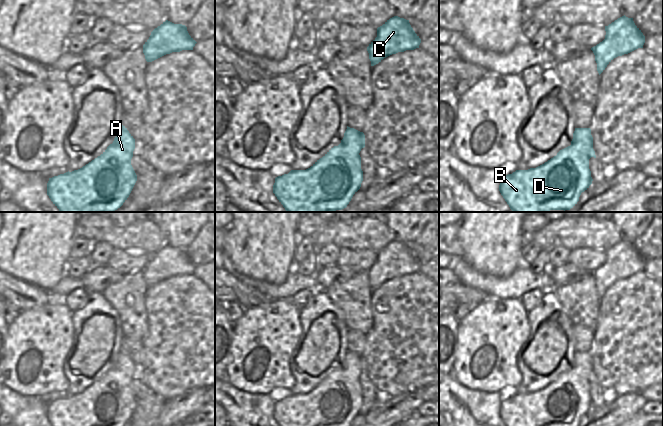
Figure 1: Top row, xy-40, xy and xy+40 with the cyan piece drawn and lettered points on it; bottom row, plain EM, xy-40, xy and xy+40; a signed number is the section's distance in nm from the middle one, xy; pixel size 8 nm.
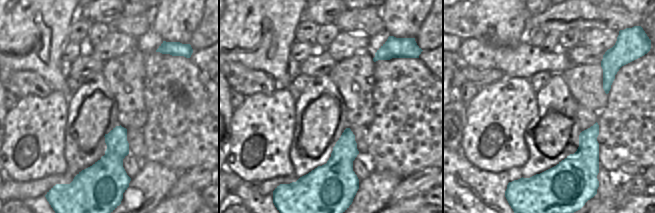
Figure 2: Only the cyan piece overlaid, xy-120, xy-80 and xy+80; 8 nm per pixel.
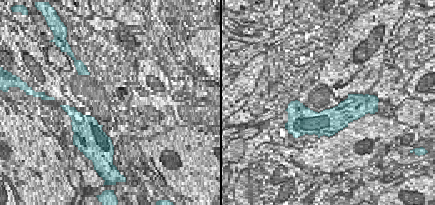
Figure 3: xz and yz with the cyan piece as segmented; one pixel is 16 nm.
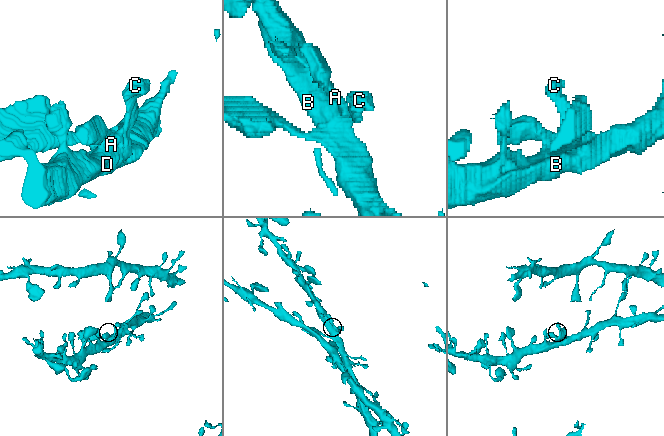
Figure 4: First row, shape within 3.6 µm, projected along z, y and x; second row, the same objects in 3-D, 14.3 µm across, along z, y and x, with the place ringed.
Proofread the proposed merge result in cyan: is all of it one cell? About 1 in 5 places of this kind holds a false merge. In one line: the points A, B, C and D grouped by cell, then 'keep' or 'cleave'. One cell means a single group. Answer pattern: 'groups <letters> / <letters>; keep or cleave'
groups A B C D; keep

